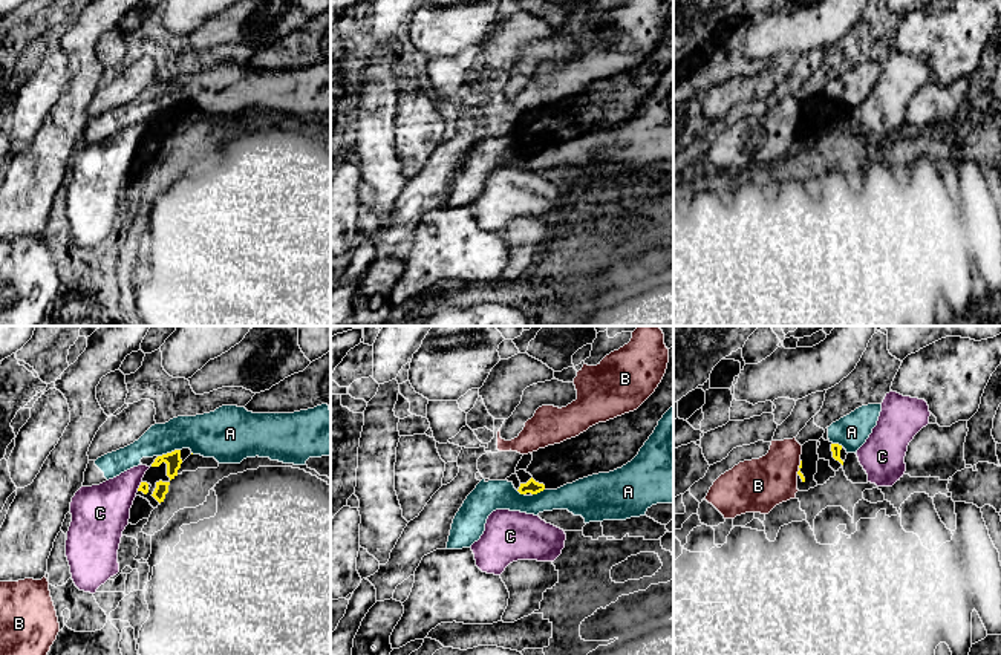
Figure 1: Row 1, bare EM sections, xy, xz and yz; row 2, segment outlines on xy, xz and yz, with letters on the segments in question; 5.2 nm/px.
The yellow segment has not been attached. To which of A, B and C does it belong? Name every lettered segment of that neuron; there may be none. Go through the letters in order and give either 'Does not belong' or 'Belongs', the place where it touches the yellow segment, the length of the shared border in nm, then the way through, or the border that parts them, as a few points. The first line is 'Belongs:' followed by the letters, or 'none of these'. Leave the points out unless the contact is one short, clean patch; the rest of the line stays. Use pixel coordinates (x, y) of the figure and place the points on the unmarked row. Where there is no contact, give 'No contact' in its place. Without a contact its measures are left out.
Belongs: none of these
A: Does not belong. Touches yellow at xy (169, 110). Shared border 130 nm. Boundary: xy (179, 106), (158, 114)
B: Does not belong. Touches yellow at yz (801, 121). Shared border 40 nm. Boundary: yz (801, 118), (798, 124)
C: Does not belong. Touches yellow at xy (140, 143). Shared border 60 nm. Boundary: xy (141, 138), (136, 147)

